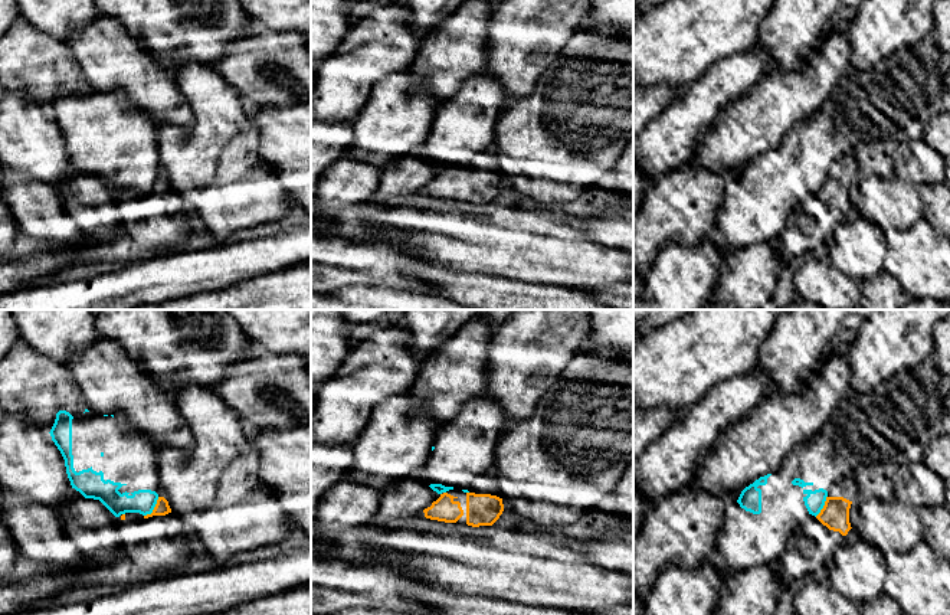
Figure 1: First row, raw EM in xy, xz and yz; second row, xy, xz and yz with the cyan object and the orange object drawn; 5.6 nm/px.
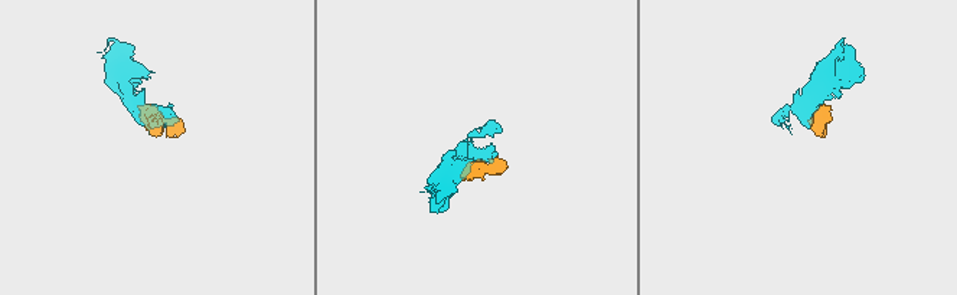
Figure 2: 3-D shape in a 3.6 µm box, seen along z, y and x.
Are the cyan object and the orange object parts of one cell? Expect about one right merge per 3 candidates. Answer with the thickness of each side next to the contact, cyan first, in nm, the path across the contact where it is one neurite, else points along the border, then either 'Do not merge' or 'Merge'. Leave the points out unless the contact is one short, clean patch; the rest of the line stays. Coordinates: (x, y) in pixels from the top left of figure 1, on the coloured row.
Thickness 140 nm (cyan) against 80 nm. Boundary: xy (159, 497), (154, 509), (144, 516). Do not merge

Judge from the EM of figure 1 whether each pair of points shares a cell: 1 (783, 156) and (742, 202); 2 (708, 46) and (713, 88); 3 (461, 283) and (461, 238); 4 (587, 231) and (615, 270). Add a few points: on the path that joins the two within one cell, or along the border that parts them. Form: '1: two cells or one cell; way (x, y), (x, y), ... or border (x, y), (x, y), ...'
1: one cell; way (776, 167), (753, 190)
2: two cells; border (742, 51), (717, 61), (687, 90)
3: two cells; border (442, 265), (451, 270), (494, 275)
4: two cells; border (573, 229), (587, 239), (618, 248)

